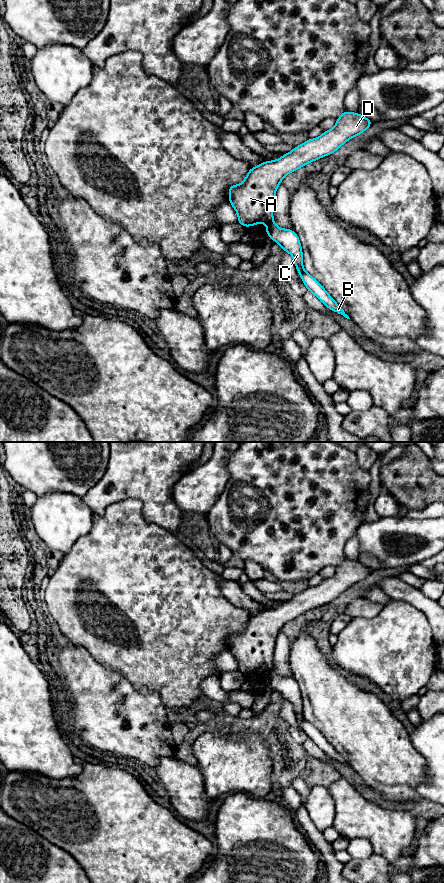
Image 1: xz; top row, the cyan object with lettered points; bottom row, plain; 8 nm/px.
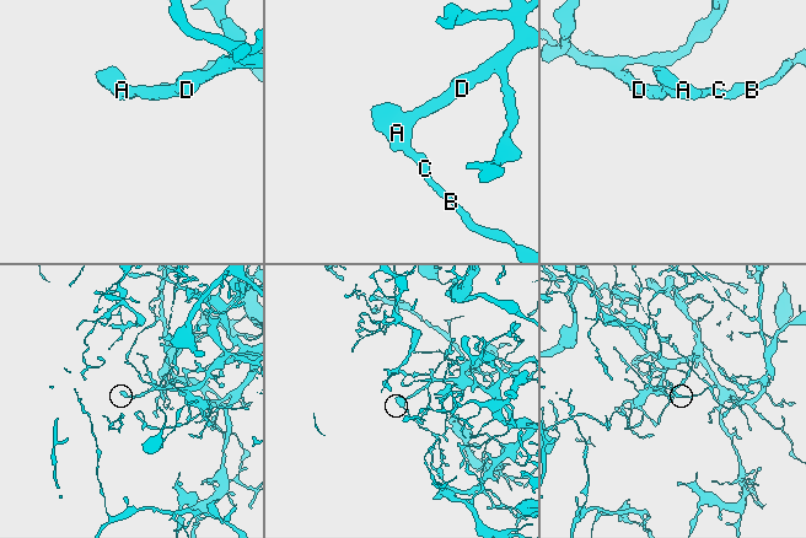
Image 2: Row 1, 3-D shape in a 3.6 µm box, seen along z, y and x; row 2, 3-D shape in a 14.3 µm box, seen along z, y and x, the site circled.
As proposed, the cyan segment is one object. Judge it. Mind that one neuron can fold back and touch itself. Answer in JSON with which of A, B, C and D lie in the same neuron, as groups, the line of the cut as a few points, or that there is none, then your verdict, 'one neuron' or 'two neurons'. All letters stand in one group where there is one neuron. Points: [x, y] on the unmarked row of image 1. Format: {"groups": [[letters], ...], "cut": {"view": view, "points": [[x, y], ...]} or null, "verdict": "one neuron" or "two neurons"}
{"groups": [["A", "D"], ["B", "C"]], "cut": {"view": "xz", "points": [[272, 667], [267, 670]]}, "verdict": "two neurons"}

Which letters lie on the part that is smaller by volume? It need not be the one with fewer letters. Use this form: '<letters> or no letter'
B, C

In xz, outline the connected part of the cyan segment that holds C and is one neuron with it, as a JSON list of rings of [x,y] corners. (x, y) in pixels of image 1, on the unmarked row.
[[[273,668],[268,670],[266,681],[277,690],[283,699],[290,701],[294,707],[297,721],[307,737],[313,741],[327,756],[350,767],[344,758],[327,741],[323,734],[303,716],[303,701],[298,683],[291,677],[280,677]]]

